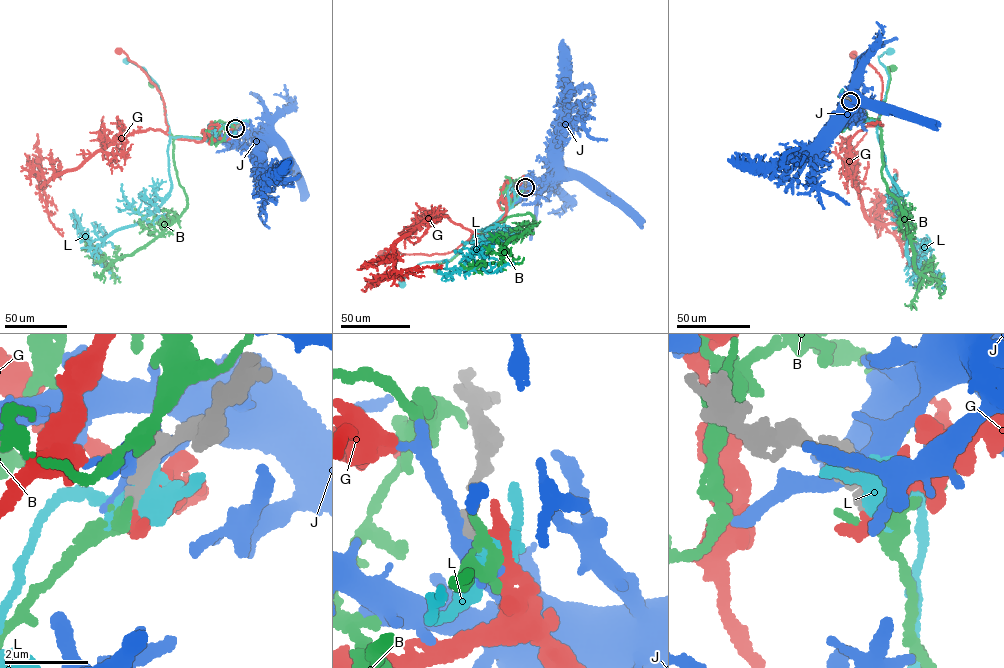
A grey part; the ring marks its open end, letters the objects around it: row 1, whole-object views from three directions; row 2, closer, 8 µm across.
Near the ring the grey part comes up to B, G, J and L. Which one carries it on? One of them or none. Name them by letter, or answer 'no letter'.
no letter

